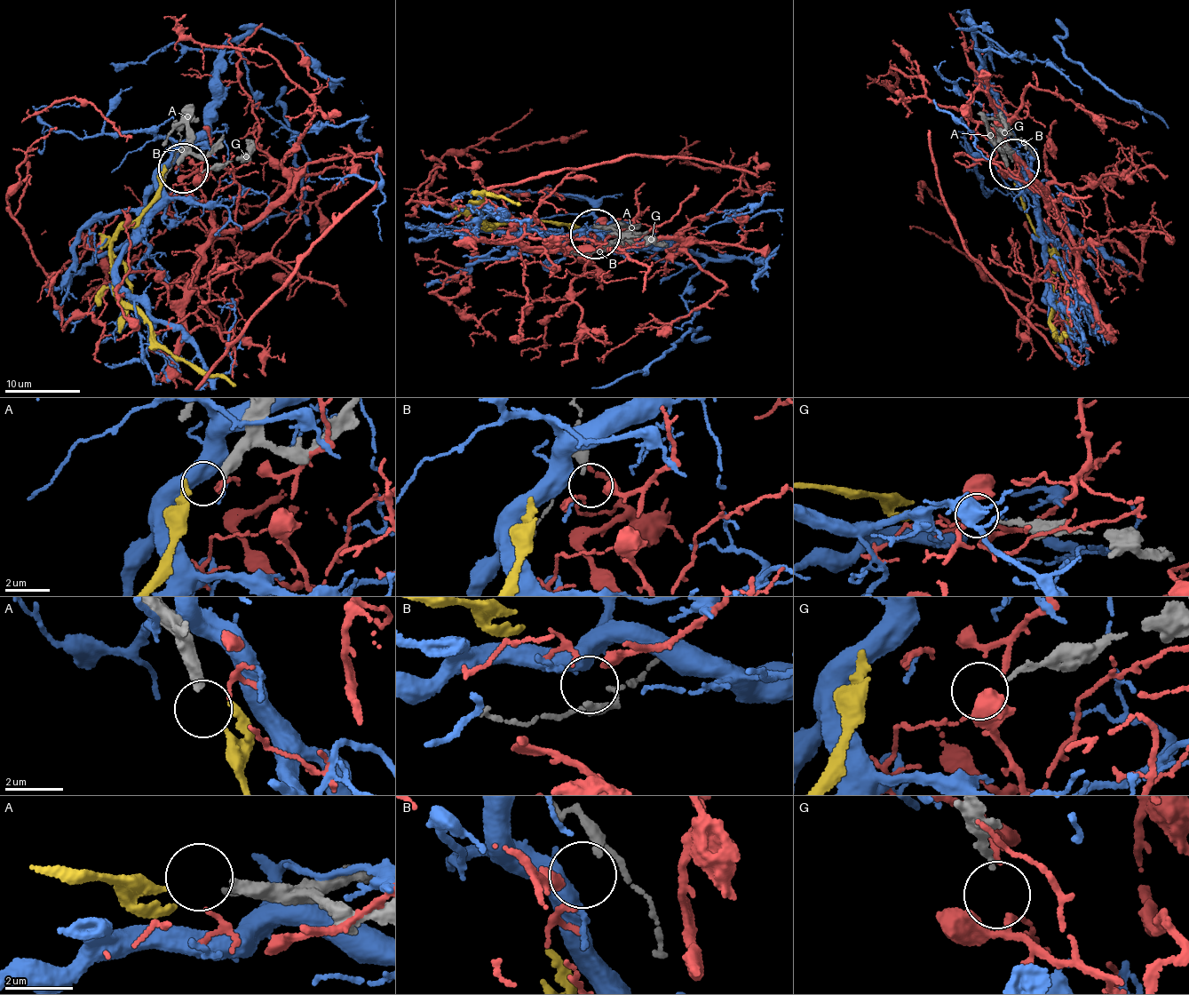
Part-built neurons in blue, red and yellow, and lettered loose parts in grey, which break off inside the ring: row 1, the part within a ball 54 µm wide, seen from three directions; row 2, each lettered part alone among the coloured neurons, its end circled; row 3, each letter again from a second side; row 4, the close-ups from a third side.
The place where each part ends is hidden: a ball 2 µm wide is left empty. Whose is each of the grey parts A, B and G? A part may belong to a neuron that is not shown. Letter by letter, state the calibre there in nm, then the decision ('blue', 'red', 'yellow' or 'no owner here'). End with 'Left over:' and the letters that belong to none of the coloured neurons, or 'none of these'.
A: calibre 400 nm; yellow
B: calibre 200 nm; red
G: calibre 150 nm; no owner here
Left over: G

